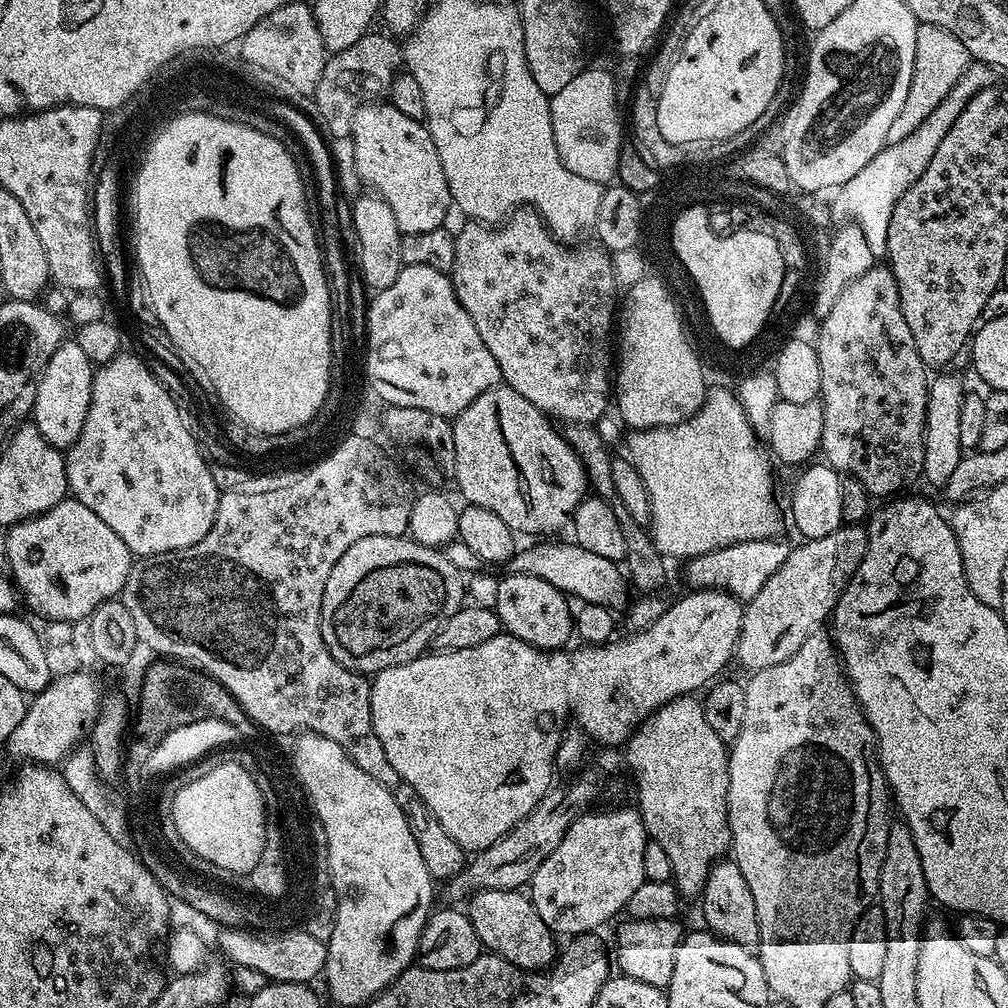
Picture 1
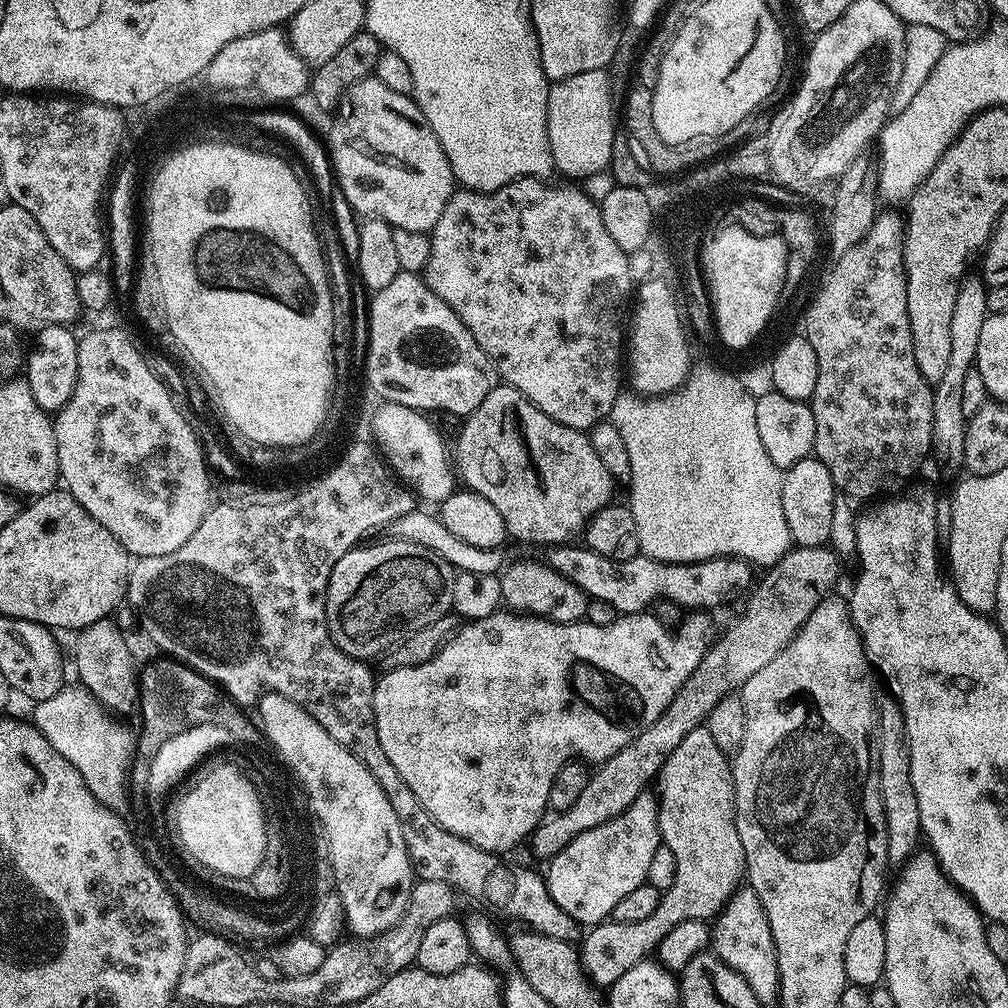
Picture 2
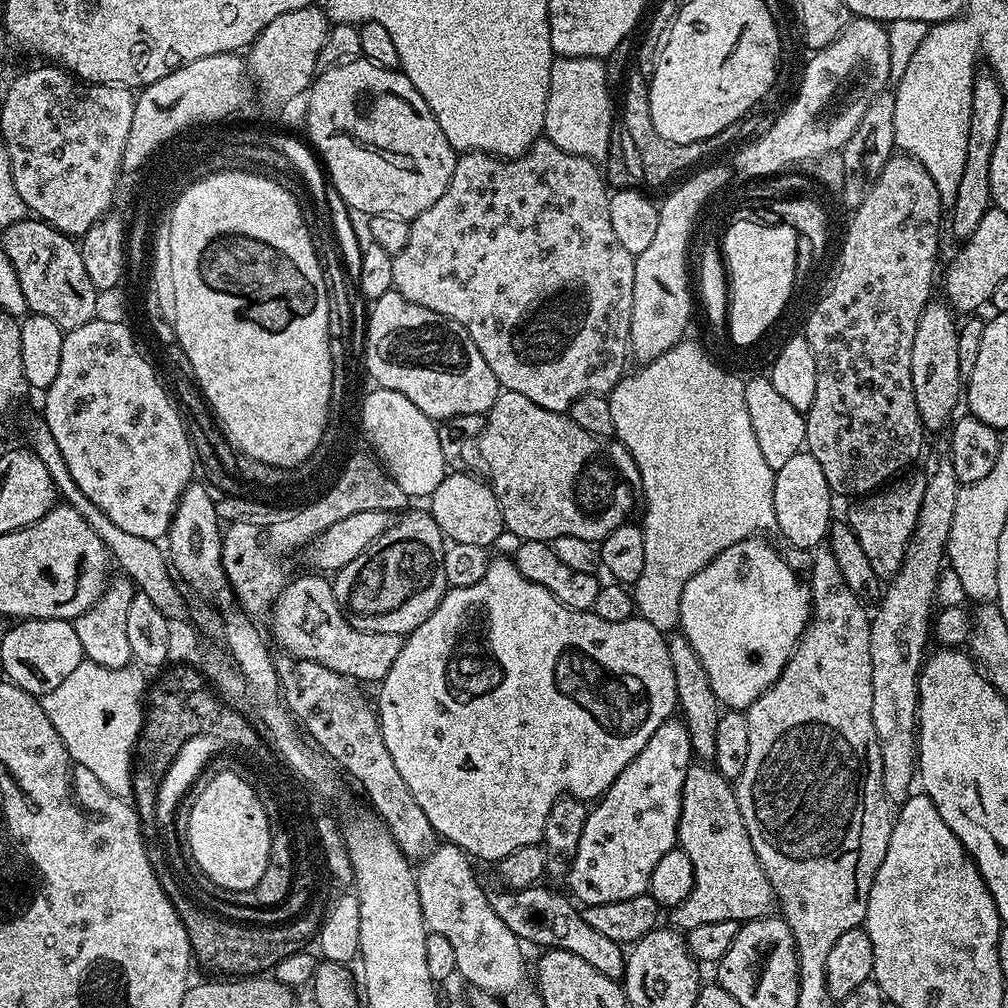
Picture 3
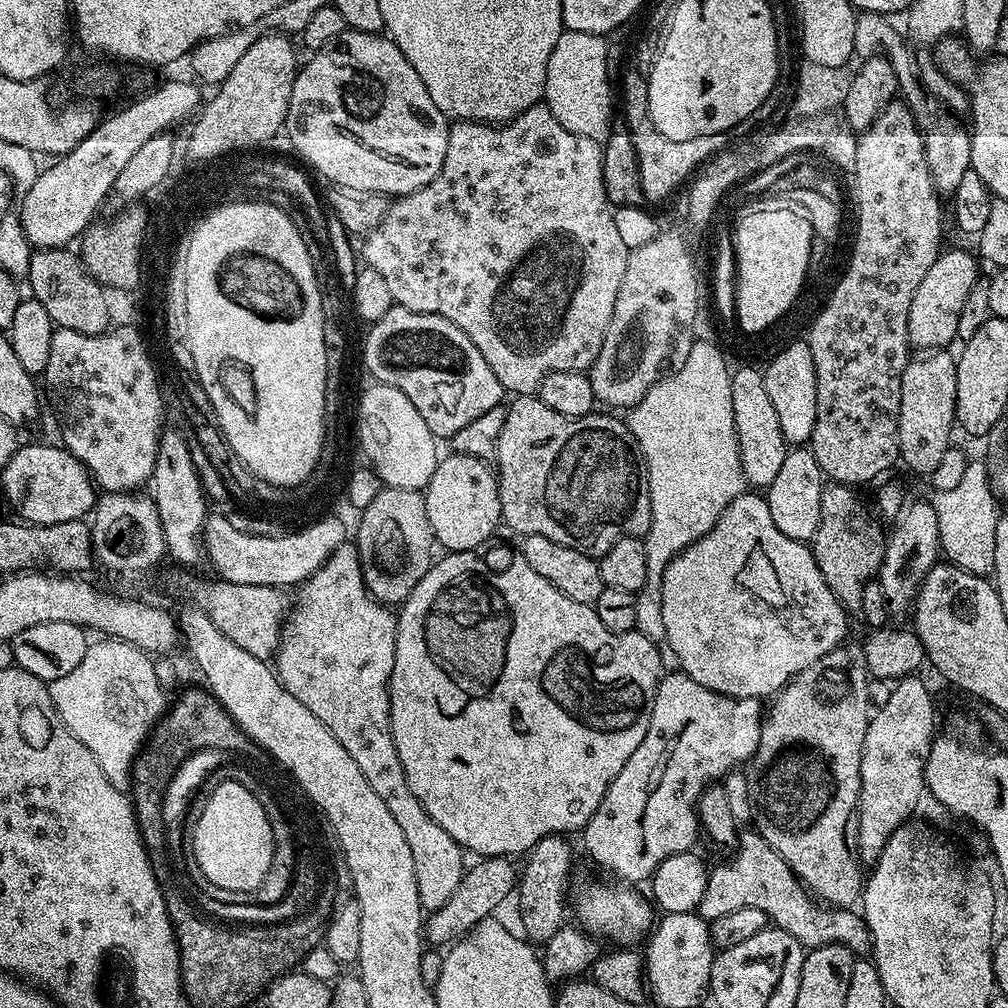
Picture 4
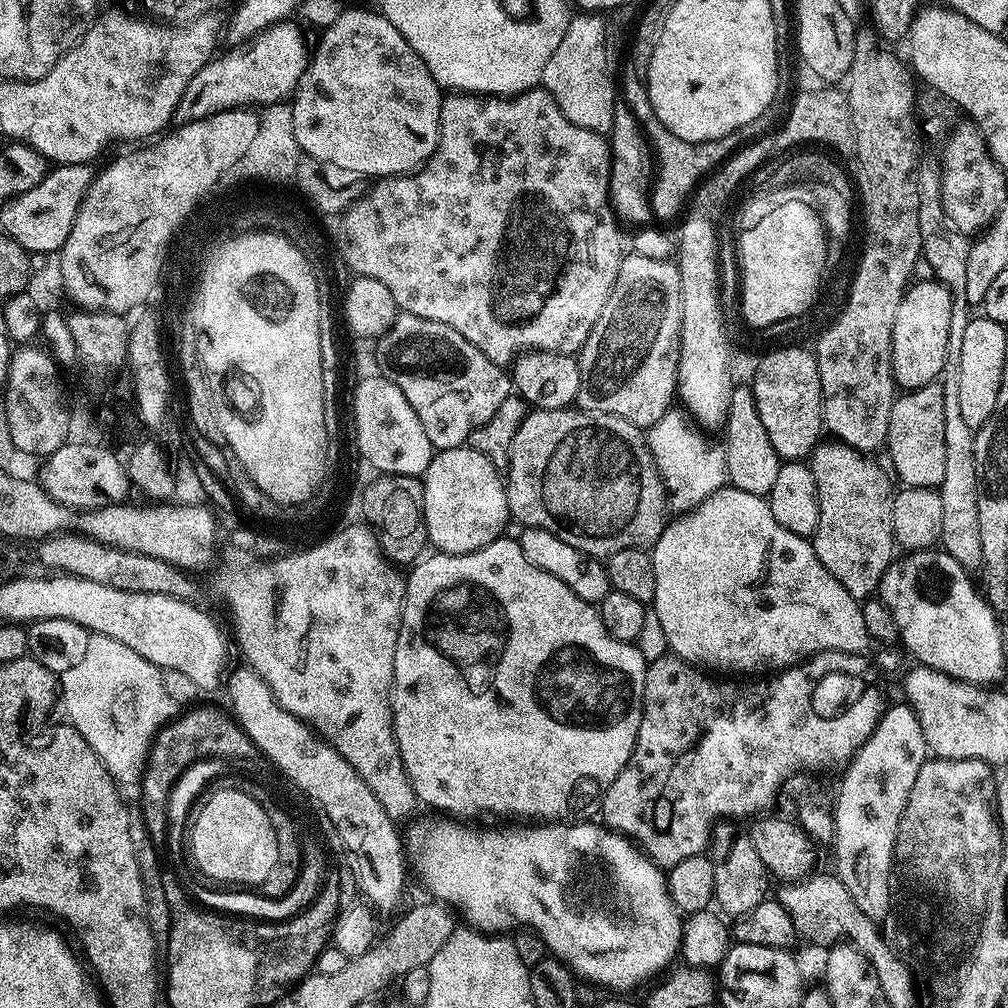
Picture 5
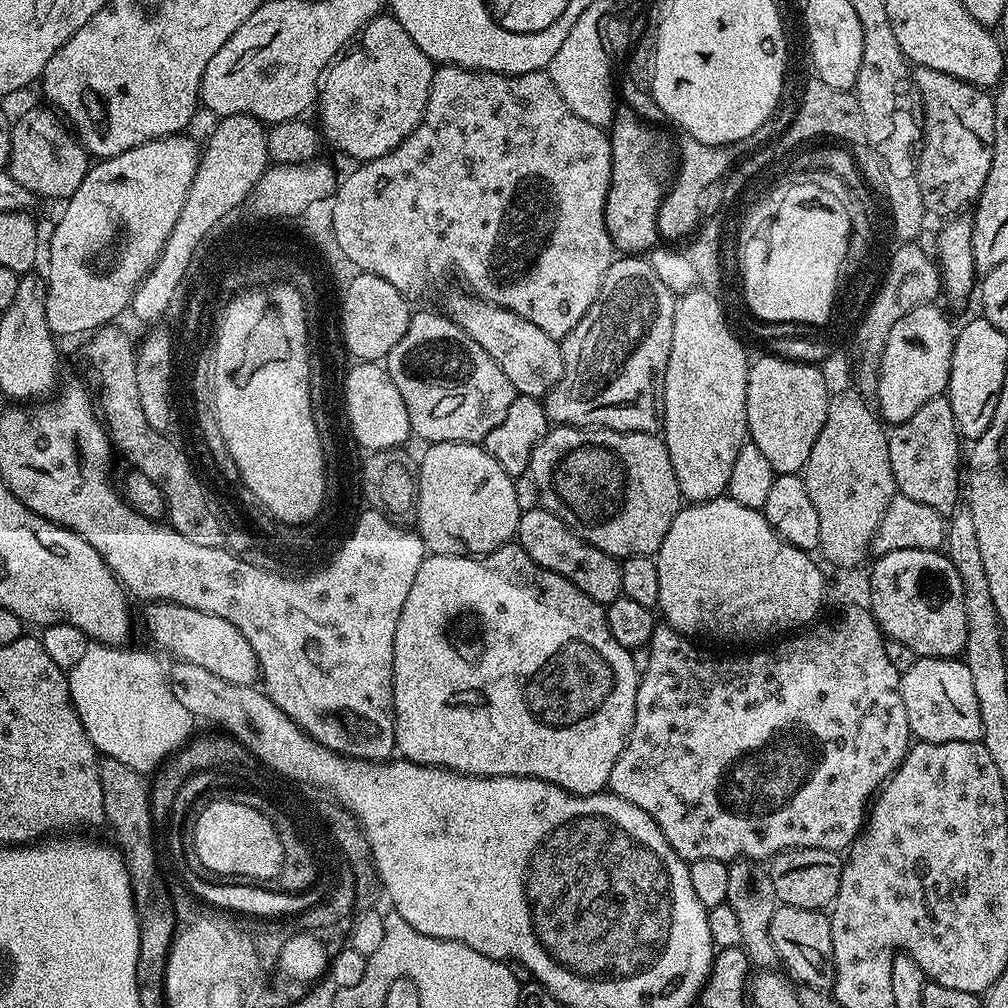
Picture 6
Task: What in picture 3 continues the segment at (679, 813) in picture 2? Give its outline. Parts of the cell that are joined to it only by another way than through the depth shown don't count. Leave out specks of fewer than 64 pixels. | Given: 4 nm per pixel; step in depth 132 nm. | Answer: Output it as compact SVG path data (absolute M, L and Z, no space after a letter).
M689 767L686 774L682 790L680 825L676 835L678 846L694 865L694 890L690 890L690 894L677 908L671 909L671 927L687 930L694 926L702 926L702 922L743 922L773 915L777 907L776 892L770 886L758 862L758 854L754 854L754 846L750 846L750 834L746 834L746 822L742 822L742 810L738 806L735 787L717 772L715 767L696 767Z

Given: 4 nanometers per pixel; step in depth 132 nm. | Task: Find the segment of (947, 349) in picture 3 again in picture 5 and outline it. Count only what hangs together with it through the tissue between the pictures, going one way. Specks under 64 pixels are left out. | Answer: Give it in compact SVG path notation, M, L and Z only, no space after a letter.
M933 382L897 395L890 410L887 452L892 459L891 471L901 485L939 489L942 473L946 471L946 414L942 414L940 383Z

